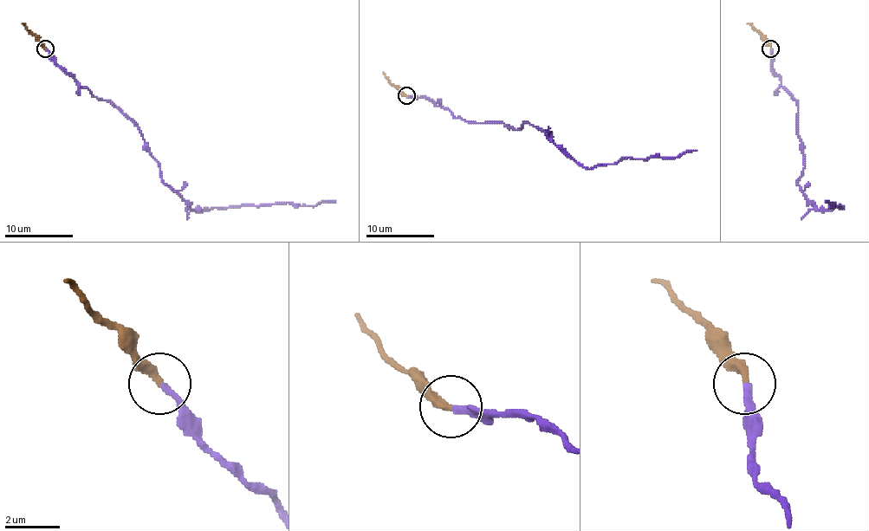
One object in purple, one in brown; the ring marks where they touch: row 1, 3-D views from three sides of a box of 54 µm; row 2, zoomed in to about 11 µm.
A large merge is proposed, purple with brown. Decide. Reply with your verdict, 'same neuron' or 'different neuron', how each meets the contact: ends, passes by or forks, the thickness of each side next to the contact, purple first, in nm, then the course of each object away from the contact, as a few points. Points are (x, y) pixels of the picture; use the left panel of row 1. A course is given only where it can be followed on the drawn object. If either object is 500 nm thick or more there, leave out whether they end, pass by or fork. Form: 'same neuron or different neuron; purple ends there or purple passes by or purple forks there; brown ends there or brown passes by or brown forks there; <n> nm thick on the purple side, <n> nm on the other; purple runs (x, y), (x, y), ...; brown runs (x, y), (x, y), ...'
different neuron; purple ends there; brown ends there; 220 nm thick on the purple side, 320 nm on the other; purple runs (46, 48), (80, 85), (110, 100), (138, 127), (165, 184), (192, 209), (335, 200); brown runs (46, 48), (22, 23)

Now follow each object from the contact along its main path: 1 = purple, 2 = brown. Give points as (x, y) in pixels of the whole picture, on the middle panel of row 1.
1: (407, 95), (425, 97), (476, 123), (540, 128), (589, 169), (628, 157), (677, 157), (697, 150)
2: (407, 95), (383, 72)

